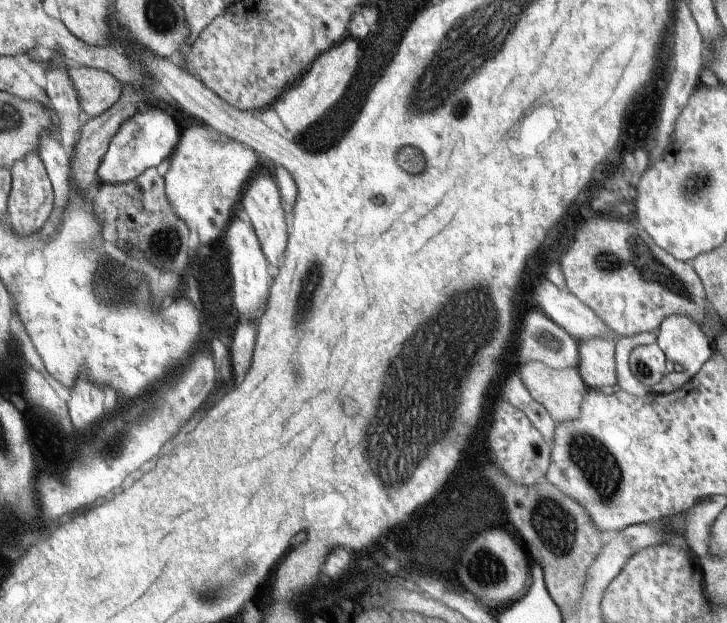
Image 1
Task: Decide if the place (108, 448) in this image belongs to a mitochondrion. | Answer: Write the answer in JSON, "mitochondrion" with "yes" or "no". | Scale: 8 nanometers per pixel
{"mitochondrion":"yes"}

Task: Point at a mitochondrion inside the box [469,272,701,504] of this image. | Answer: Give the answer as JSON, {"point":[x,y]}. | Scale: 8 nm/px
{"point":[644,370]}

